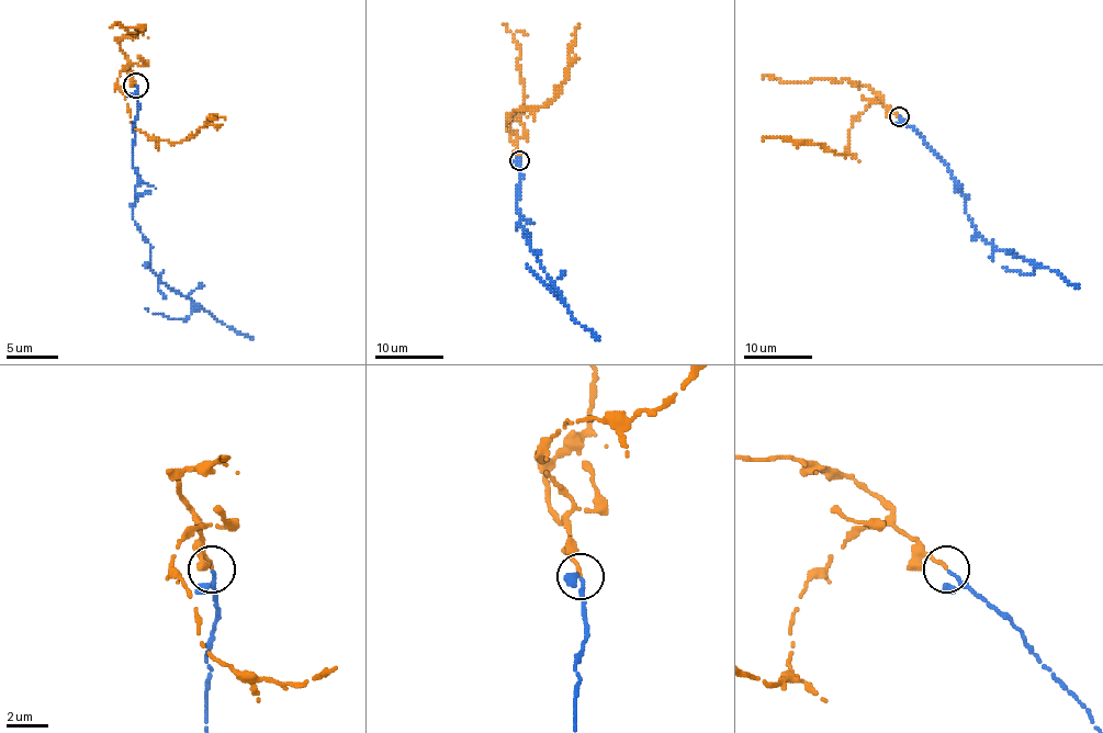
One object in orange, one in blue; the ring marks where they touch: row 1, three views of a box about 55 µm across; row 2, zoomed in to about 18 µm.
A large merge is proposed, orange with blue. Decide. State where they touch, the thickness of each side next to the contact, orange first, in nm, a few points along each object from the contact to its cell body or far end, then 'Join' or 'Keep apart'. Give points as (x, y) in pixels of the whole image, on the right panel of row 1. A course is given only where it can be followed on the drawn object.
Place: (899, 116). Thickness 190 nm (orange) against 140 nm. Course of orange: (899, 117), (880, 102), (871, 102), (847, 133), (847, 149), (841, 155), (814, 143), (779, 136), (762, 139). Course of blue: (899, 117), (920, 133), (945, 164), (965, 198), (972, 227), (985, 239), (999, 249), (1057, 271), (1078, 288). Join

